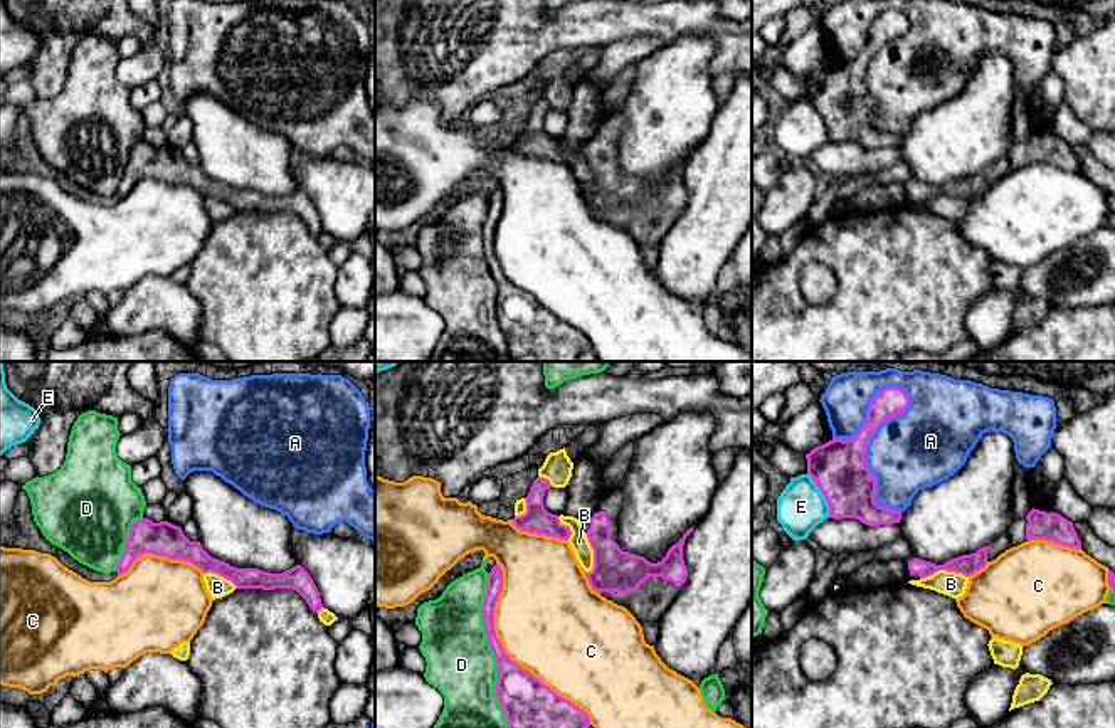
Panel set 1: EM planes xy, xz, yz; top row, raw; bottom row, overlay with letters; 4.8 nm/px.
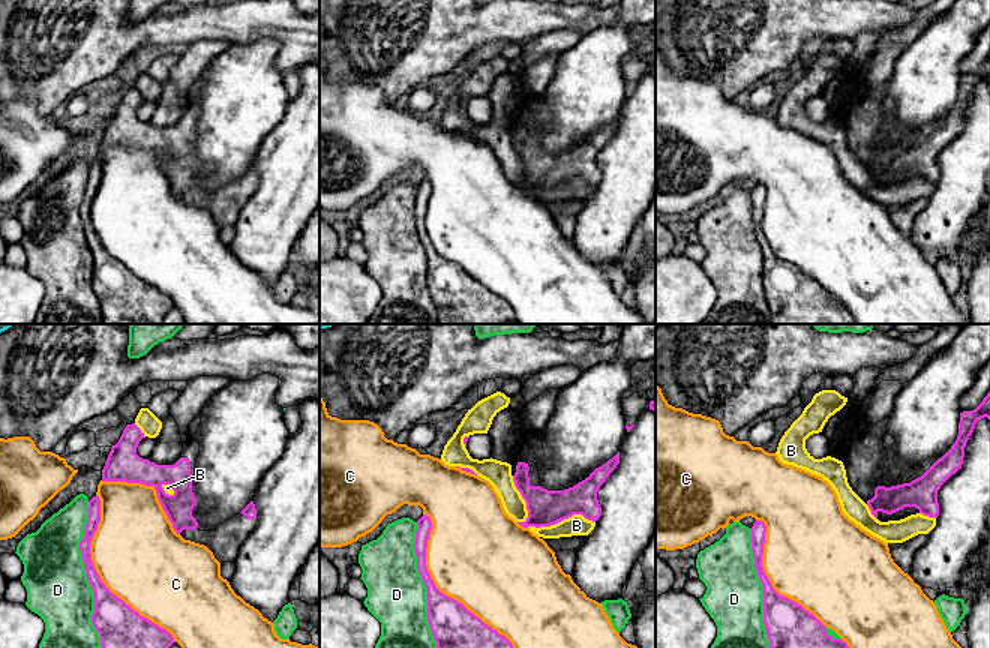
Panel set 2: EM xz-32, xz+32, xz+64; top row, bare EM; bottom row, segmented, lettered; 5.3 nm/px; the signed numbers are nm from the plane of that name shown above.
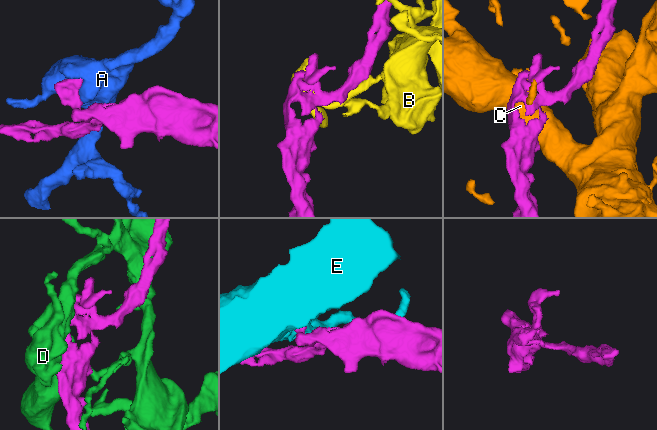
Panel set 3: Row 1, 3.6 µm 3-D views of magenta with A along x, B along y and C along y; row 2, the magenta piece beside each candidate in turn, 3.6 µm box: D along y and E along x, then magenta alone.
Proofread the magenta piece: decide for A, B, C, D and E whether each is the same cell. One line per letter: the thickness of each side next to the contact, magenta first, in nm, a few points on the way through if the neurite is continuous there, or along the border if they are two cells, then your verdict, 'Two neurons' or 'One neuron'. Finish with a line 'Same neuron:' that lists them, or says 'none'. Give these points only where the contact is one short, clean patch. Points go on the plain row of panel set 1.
A: Thickness 260 nm (magenta) against 380 nm. Two neurons
B: Thickness 200 nm (magenta) against 90 nm. Two neurons
C: Thickness 220 nm (magenta) against 480 nm. Two neurons
D: Thickness 220 nm (magenta) against 320 nm. Two neurons
E: Thickness 260 nm (magenta) against 240 nm. Boundary: yz (808, 96), (821, 115), (829, 140). Two neurons
Same neuron: none

